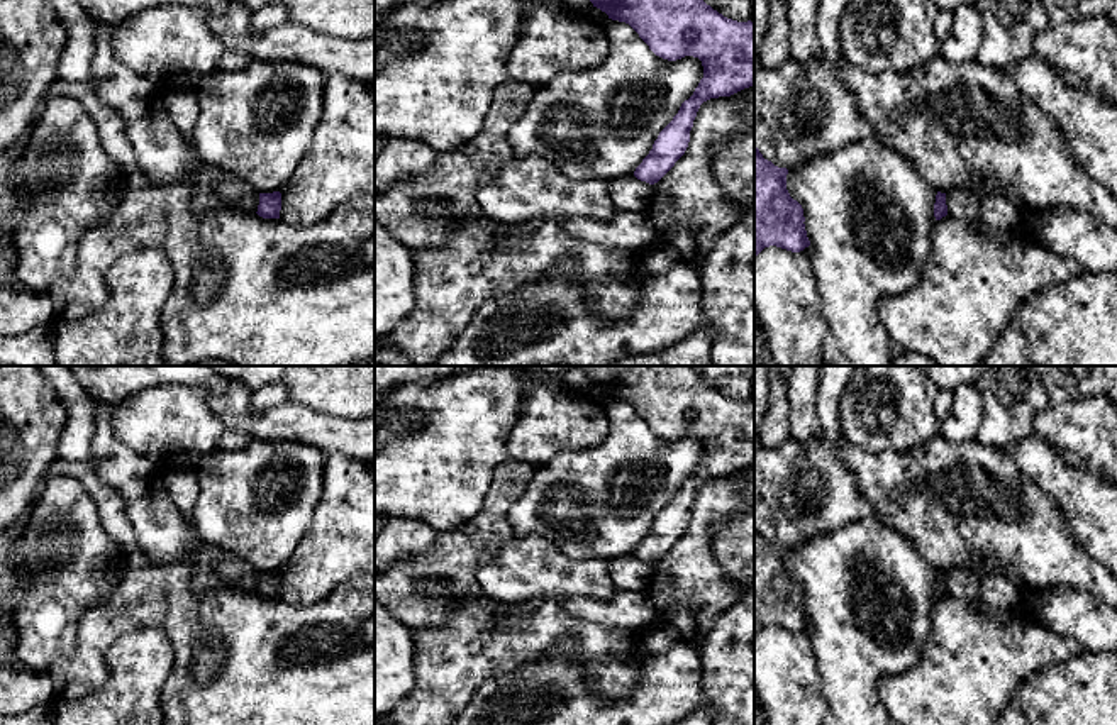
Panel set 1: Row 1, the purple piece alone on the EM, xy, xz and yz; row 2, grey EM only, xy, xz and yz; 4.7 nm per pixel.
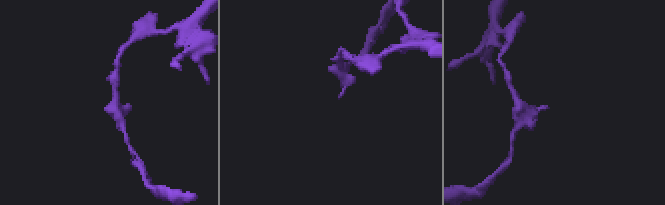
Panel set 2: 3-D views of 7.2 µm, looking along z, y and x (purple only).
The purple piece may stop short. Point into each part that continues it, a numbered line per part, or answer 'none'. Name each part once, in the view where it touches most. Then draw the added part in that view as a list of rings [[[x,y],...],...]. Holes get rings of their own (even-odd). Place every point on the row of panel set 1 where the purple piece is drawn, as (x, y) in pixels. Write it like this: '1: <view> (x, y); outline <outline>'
none

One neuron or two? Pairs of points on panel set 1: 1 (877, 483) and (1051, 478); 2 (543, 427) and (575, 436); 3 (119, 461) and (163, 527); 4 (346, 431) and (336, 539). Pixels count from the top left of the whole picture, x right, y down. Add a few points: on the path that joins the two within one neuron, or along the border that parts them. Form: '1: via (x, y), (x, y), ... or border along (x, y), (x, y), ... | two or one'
1: border along (1021, 470), (1058, 509) | two
2: via (551, 427), (566, 427) | one
3: via (134, 478), (138, 497), (150, 510) | one
4: border along (324, 453), (343, 453), (356, 461) | two

